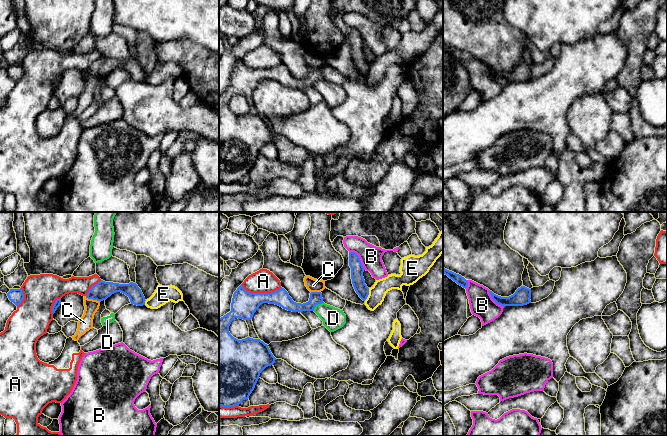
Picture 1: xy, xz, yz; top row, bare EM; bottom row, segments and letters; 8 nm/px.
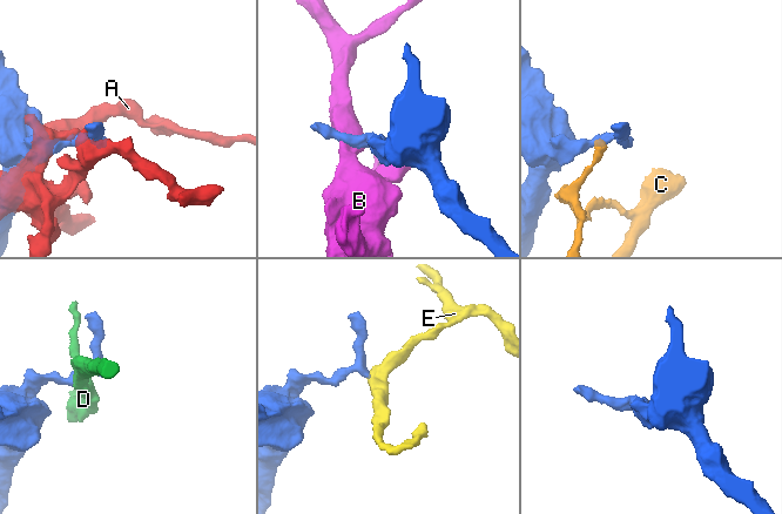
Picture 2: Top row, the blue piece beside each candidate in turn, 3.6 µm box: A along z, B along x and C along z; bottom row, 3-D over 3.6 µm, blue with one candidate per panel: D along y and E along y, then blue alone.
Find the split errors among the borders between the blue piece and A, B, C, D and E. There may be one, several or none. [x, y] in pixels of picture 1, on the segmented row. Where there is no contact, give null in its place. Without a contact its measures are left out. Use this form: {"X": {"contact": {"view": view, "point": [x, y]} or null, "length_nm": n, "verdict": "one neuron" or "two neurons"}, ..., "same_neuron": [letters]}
{"A": {"contact": {"view": "xz", "point": [261, 293]}, "length_nm": 320, "verdict": "two neurons"}, "B": {"contact": {"view": "xz", "point": [359, 258]}, "length_nm": 200, "verdict": "two neurons"}, "C": {"contact": {"view": "xy", "point": [93, 299]}, "length_nm": 130, "verdict": "two neurons"}, "D": {"contact": {"view": "xz", "point": [317, 304]}, "length_nm": 110, "verdict": "two neurons"}, "E": {"contact": {"view": "xz", "point": [368, 294]}, "length_nm": 110, "verdict": "two neurons"}, "same_neuron": []}

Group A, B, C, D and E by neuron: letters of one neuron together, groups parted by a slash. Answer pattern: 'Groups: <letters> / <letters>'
Groups: A / B / C / D / E

